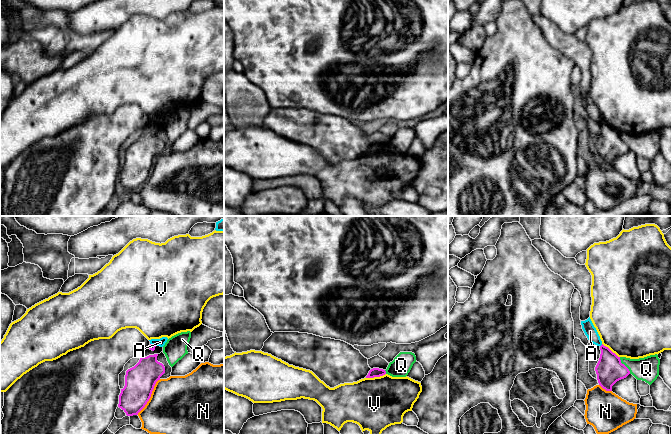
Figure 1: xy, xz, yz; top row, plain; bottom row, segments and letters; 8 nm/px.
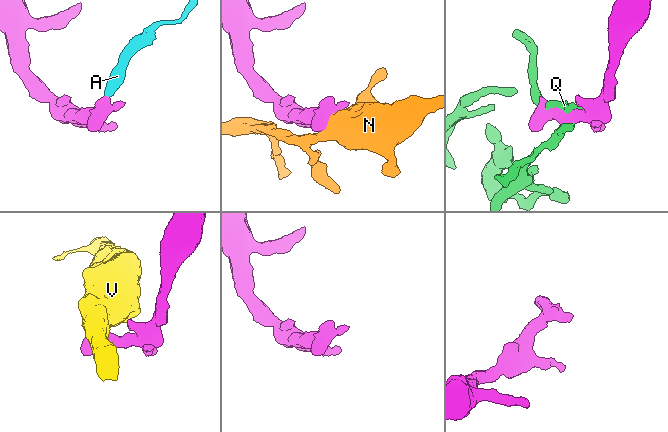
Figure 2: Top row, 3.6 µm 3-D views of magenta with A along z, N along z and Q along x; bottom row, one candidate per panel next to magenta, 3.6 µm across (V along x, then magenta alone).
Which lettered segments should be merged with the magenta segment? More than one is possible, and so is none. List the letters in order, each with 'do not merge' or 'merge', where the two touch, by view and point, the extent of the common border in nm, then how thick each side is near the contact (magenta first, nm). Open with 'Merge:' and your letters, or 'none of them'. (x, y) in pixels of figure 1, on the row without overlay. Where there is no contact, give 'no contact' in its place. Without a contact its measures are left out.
Merge: none of them
A: do not merge | yz (601, 121) | 30 nm | 220/100 nm
N: do not merge | xy (150, 172) | 340 nm | 240/500 nm
Q: do not merge | yz (624, 141) | 160 nm | 220/190 nm
V: do not merge | xz (375, 152) | 170 nm | 80/420 nm

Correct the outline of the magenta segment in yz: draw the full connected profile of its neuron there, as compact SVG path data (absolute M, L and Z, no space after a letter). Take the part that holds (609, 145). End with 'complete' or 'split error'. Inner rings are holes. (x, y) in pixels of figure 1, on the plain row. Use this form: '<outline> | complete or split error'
M603 120L601 130L595 143L599 161L606 167L612 167L612 162L619 156L626 154L630 147L621 139L620 133Z | complete

